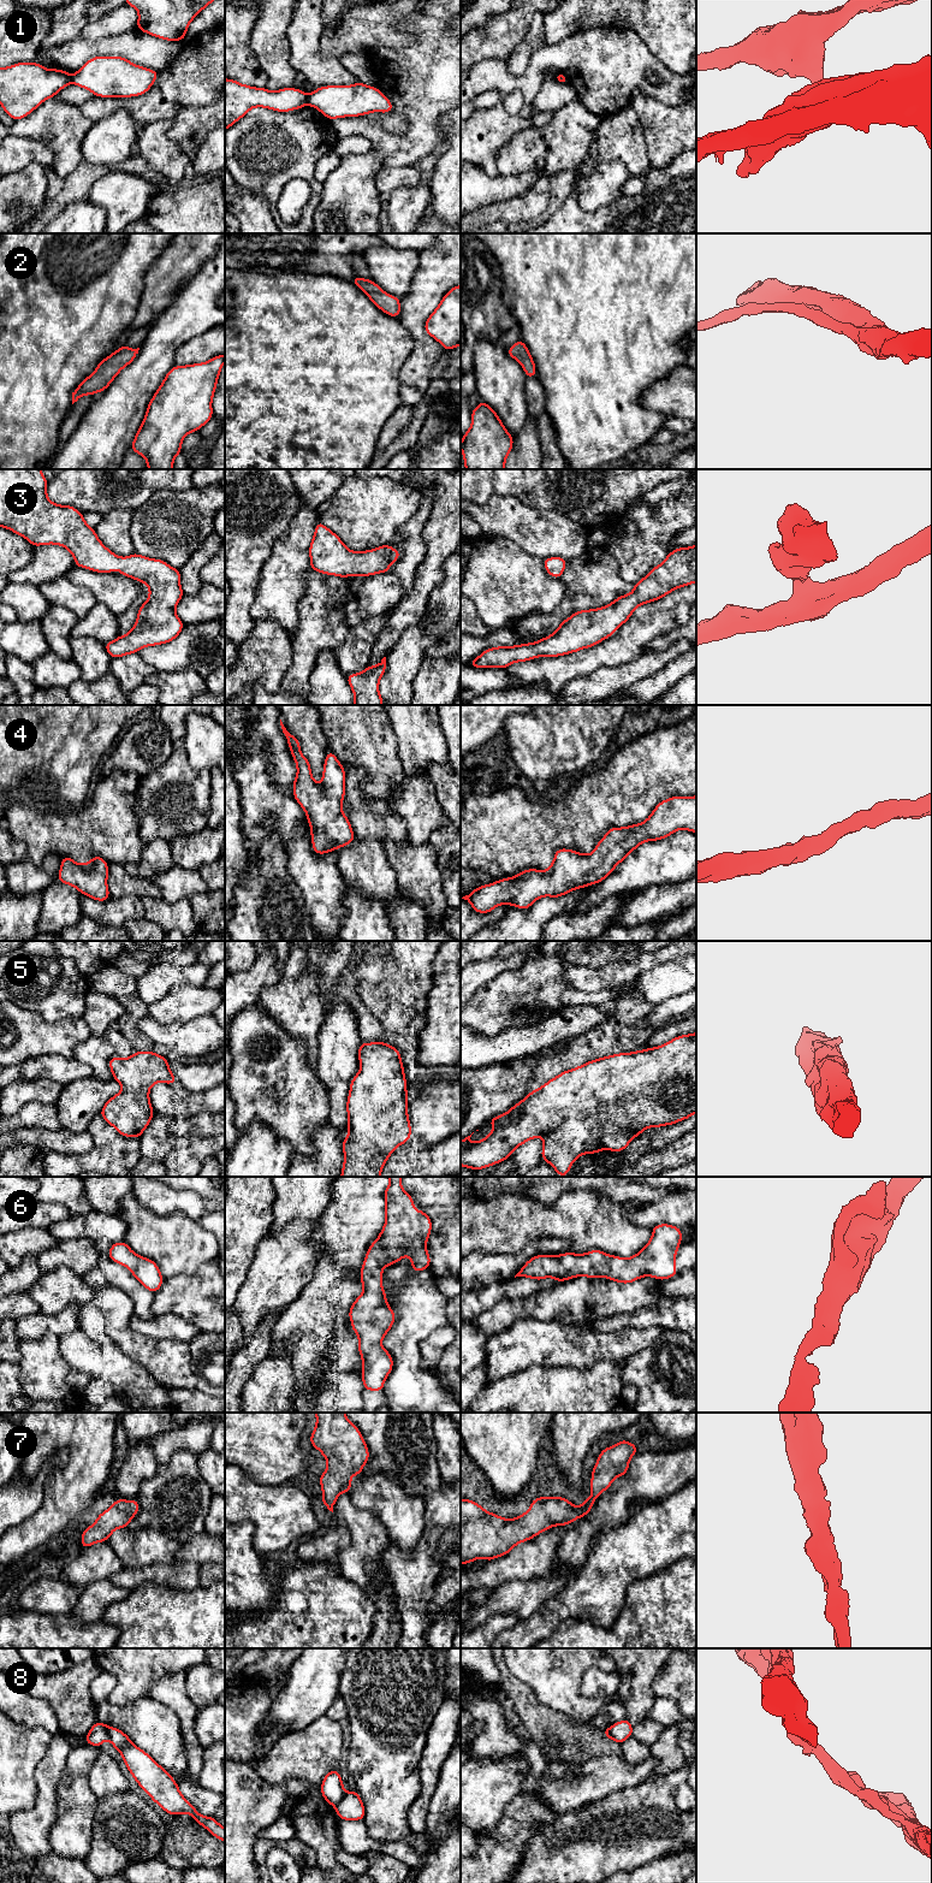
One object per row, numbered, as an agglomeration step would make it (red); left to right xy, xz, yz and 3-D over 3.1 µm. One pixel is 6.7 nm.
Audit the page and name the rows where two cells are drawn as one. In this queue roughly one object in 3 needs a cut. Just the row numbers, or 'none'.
1, 8

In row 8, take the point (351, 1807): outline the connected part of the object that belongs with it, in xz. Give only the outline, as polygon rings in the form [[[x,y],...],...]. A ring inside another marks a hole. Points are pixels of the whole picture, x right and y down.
[[[356,1790],[345,1793],[334,1810],[342,1820],[362,1820],[366,1816],[363,1802]]]

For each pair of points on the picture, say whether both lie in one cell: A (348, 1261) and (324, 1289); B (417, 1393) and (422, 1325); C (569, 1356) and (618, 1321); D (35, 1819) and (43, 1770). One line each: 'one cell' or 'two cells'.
A: two cells
B: one cell
C: two cells
D: one cell

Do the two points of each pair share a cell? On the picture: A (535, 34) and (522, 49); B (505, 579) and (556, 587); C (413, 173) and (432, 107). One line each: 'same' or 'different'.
A: same
B: same
C: different

